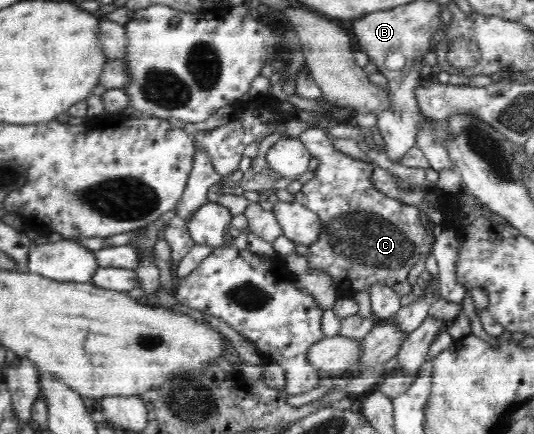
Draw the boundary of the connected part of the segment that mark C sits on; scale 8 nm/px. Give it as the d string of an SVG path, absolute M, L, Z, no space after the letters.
M326 125L310 126L299 134L299 139L306 145L310 156L319 160L318 172L315 172L314 177L294 194L296 201L317 214L317 220L321 225L316 242L308 246L309 252L306 257L310 267L307 273L323 270L333 279L335 290L344 296L352 296L379 285L392 289L400 298L410 294L412 285L408 281L408 276L421 258L425 241L425 229L419 209L415 205L407 205L386 196L380 189L374 187L370 176L375 165L340 154L326 133Z

